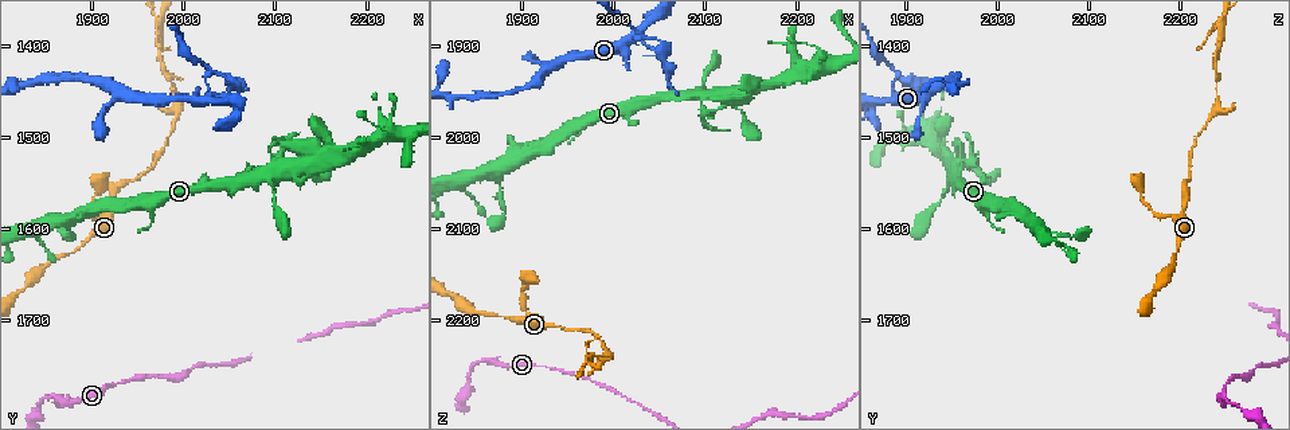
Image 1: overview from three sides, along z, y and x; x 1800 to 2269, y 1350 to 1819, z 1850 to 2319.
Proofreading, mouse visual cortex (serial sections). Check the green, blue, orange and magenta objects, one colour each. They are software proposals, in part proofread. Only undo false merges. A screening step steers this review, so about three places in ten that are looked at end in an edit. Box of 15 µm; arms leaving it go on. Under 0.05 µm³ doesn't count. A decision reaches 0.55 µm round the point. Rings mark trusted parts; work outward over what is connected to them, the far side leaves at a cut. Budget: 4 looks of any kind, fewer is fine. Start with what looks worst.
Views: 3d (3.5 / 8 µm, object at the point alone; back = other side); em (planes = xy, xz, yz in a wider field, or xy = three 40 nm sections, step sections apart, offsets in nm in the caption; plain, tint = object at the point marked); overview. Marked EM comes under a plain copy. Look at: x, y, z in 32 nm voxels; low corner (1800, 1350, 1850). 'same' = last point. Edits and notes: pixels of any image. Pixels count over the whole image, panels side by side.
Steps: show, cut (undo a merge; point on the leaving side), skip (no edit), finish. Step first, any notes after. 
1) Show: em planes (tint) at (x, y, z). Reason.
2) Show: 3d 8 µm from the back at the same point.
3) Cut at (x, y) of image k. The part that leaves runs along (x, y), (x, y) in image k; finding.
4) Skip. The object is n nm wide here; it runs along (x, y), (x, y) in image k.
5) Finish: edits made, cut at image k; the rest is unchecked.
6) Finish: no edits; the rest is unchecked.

Show: 3d 3.5 µm at (1975, 1380, 2250). Sharp bend.

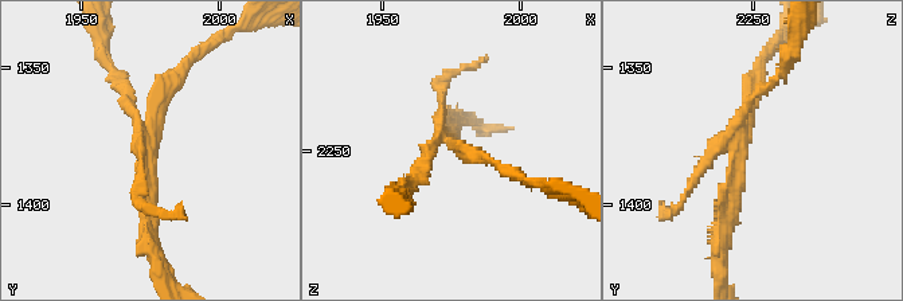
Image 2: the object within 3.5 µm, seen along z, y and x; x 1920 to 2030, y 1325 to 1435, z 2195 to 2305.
Show: em planes (tint) at (1975, 1383, 2246).

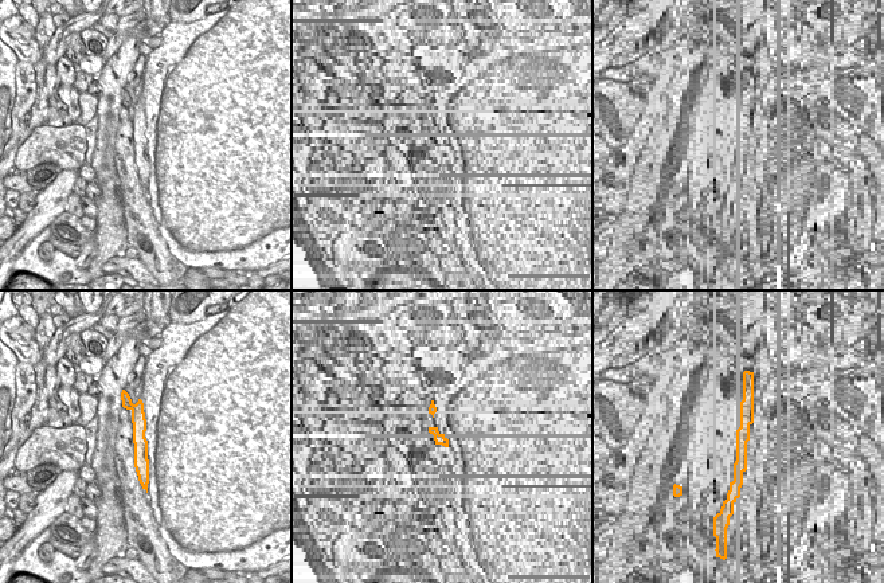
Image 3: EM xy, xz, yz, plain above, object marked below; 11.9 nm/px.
Skip. It runs along (125, 402), (137, 414), (144, 482) in image 3; one cell here.

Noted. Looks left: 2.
Show: 3d 3.5 µm at (2020, 1460, 1890). Sudden change in width.

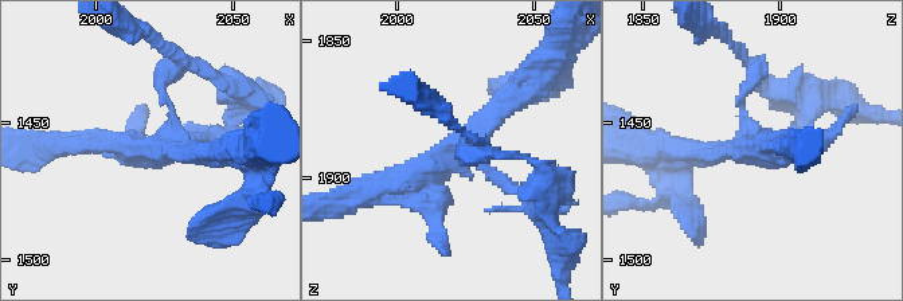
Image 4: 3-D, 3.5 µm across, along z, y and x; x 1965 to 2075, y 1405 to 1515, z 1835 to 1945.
Show: em xy step 3 (tint) at (2025, 1459, 1887).

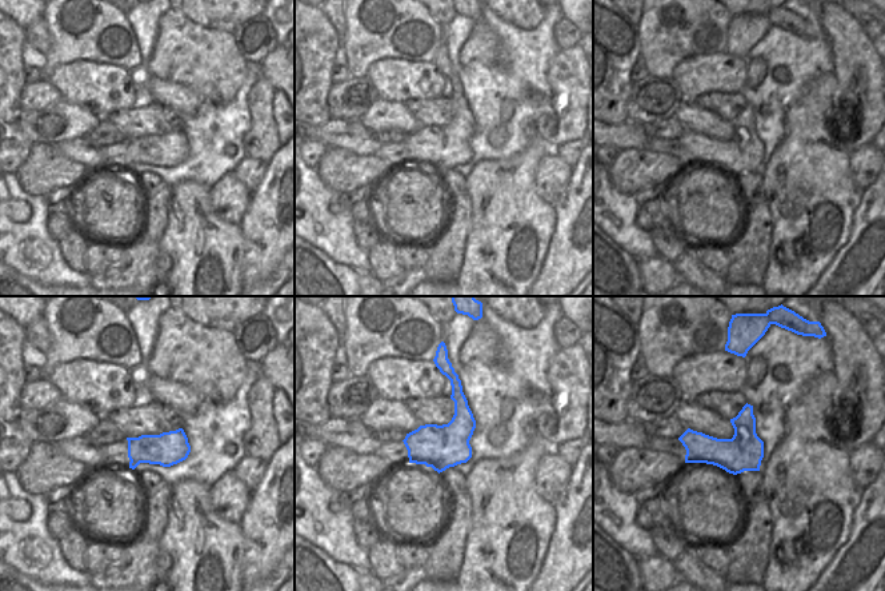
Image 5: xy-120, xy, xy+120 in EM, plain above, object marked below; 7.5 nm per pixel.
Skip. 4 arms meet here; the arms are 150, 150, 250, 250 nm wide; it runs along (389, 186), (466, 145), (528, 196) in image 4; one cell here.

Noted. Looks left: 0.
Finish: no edits; the rest is unchecked.

